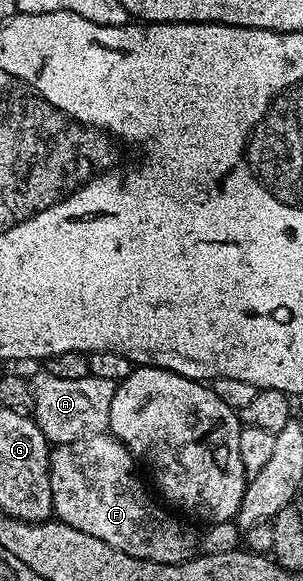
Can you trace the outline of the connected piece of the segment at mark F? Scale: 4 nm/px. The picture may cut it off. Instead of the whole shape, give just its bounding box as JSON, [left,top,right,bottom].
[49,434,194,562]

